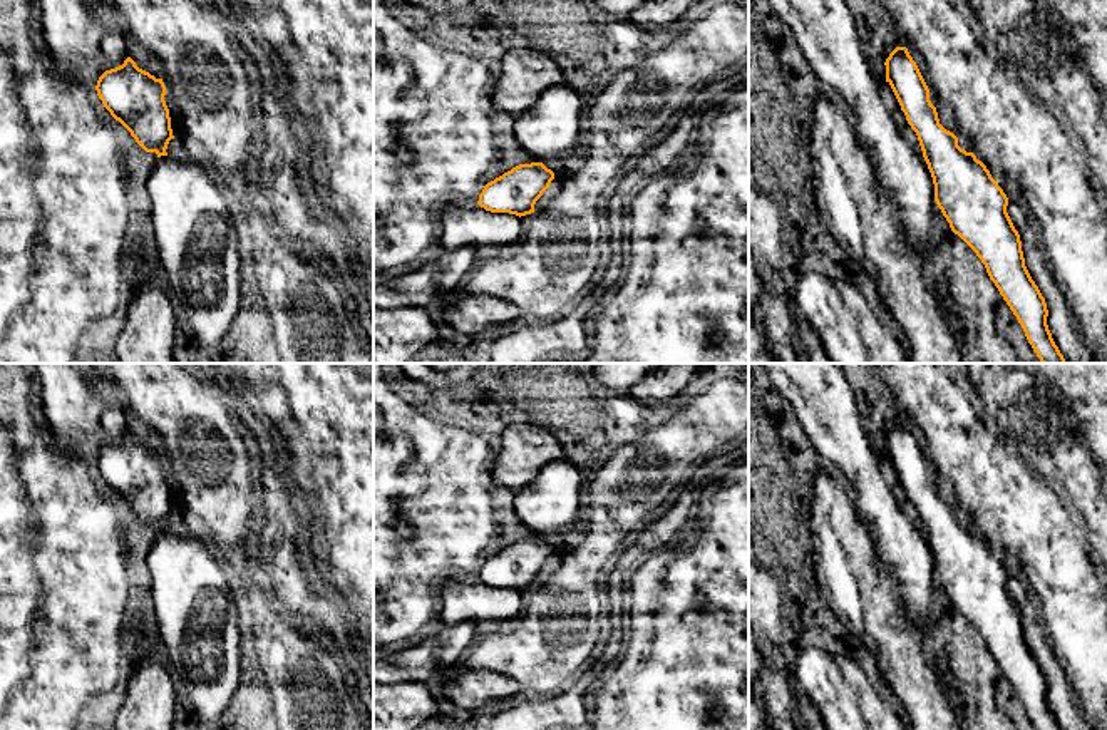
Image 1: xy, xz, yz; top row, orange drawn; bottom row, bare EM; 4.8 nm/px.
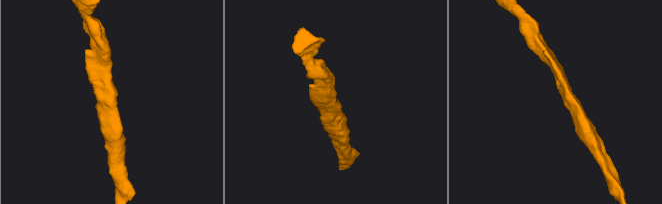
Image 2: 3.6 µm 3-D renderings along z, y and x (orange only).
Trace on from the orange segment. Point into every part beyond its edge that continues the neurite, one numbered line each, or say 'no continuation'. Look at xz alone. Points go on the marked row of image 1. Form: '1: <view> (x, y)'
no continuation

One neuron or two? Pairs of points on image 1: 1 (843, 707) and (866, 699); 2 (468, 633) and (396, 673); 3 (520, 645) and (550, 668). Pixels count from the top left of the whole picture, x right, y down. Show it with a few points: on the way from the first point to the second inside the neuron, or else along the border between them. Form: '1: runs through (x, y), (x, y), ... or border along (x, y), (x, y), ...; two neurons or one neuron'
1: border along (839, 667), (839, 672), (856, 695), (861, 712); two neurons
2: runs through (449, 645), (432, 657), (414, 663); one neuron
3: runs through (526, 652), (543, 663); one neuron

